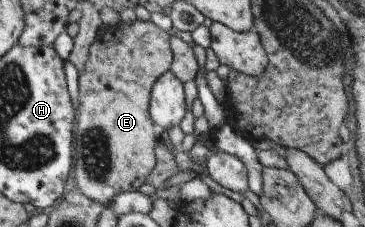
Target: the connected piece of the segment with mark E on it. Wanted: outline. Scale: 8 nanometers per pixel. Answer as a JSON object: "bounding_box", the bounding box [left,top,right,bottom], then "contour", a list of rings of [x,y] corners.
{"bounding_box":[75,19,174,207],"contour":[[[136,19],[132,23],[120,22],[115,26],[105,26],[99,30],[85,71],[80,75],[81,105],[78,109],[78,131],[76,144],[78,164],[75,166],[76,187],[91,199],[110,207],[112,201],[123,192],[141,189],[158,164],[158,140],[160,130],[154,117],[150,115],[150,103],[154,85],[158,83],[174,63],[171,35],[160,28],[152,19]]]}

